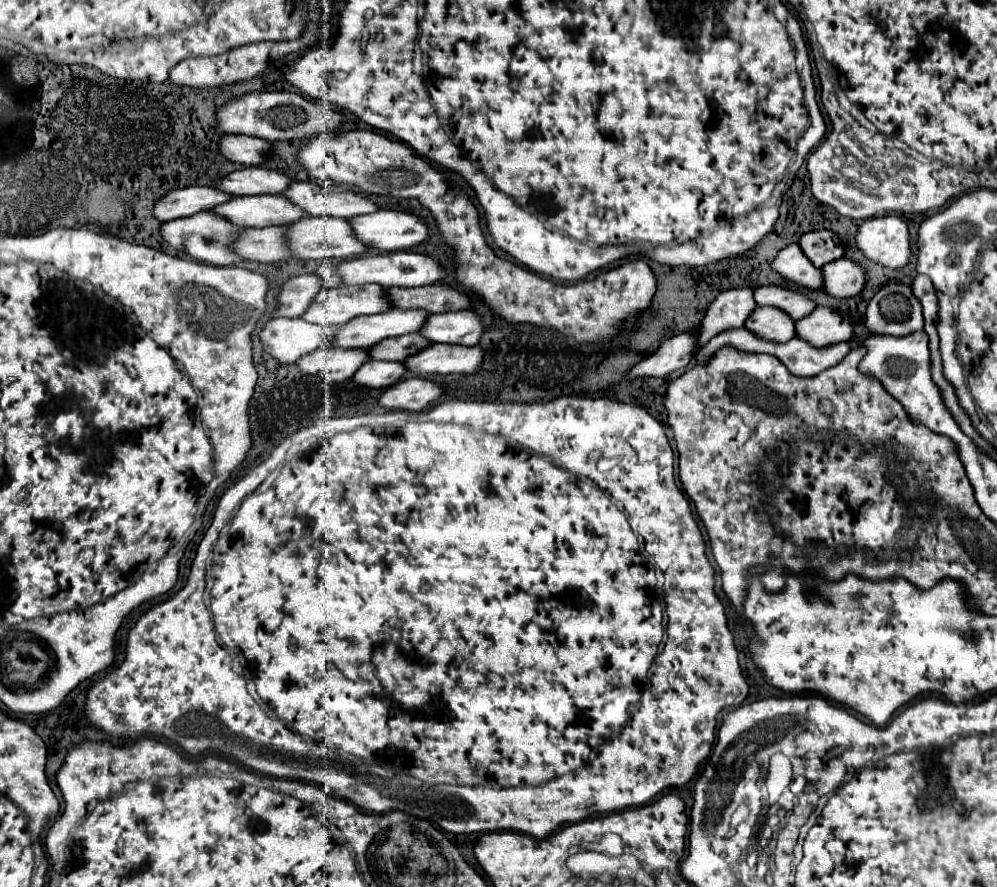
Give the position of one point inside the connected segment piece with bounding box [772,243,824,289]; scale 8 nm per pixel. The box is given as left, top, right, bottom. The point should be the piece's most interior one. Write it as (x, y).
(790, 263)

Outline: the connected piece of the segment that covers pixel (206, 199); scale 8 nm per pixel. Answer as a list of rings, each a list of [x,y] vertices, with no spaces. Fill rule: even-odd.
[[[186,187],[174,189],[154,205],[154,217],[160,221],[172,221],[180,217],[190,217],[200,211],[210,211],[216,205],[228,203],[232,193],[222,193],[216,187]]]

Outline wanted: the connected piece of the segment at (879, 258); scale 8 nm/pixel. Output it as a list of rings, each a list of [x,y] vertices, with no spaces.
[[[884,215],[864,221],[858,229],[856,243],[868,259],[890,269],[908,265],[912,255],[908,225],[898,215]]]

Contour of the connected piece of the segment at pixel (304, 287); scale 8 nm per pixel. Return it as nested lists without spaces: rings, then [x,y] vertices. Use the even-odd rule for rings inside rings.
[[[316,273],[300,275],[284,283],[280,295],[278,295],[278,311],[276,317],[302,317],[302,313],[308,311],[308,305],[316,299],[316,293],[324,287],[342,287],[336,275],[330,275],[328,279],[316,277]]]

